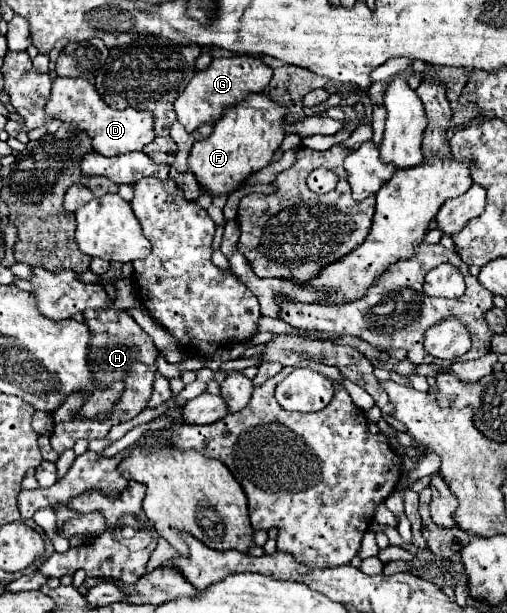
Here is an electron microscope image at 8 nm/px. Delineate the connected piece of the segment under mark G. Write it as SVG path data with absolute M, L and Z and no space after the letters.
M243 54L243 56L213 59L205 70L199 70L193 76L193 80L181 92L181 96L177 96L175 100L177 120L187 128L187 132L193 132L203 122L215 122L221 116L223 108L237 104L245 94L263 92L271 76L273 76L271 68L255 56Z

